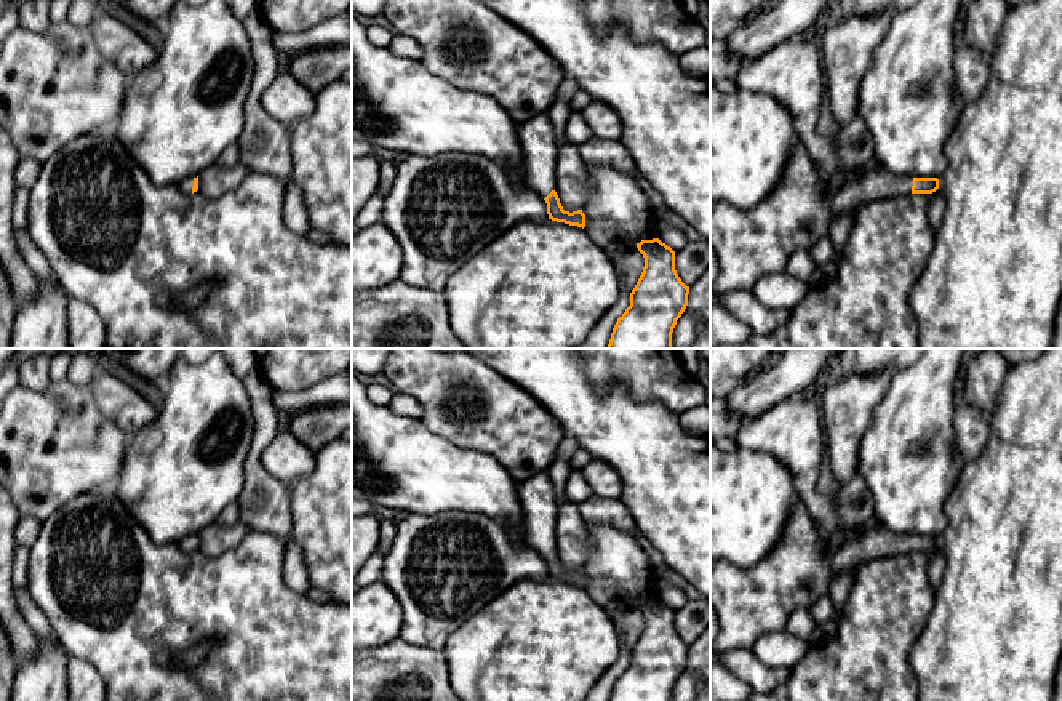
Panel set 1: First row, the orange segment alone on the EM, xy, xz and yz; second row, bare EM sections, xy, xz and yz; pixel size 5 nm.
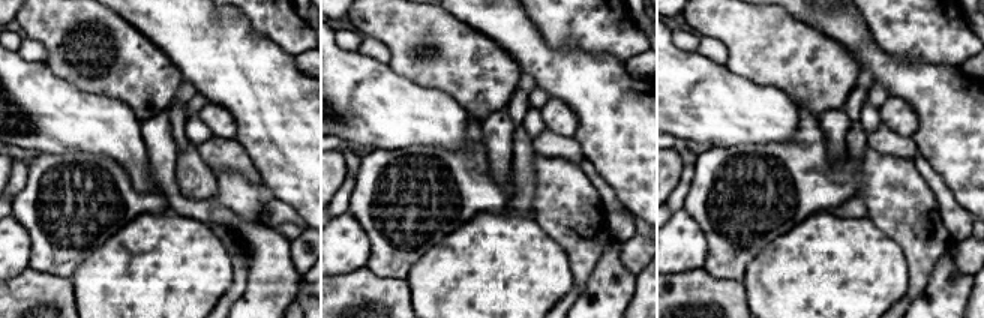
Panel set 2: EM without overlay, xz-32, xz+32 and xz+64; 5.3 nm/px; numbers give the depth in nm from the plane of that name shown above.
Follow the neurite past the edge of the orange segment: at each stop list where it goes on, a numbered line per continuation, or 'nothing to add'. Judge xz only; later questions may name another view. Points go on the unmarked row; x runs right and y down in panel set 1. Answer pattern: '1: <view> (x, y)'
1: xz (536, 493)

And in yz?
1: yz (867, 546)

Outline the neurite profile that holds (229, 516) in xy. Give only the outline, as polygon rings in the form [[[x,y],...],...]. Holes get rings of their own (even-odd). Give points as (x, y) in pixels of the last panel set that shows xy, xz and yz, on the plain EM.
[[[232,503],[222,509],[222,512],[216,519],[216,523],[230,527],[238,522],[238,517],[240,517],[238,506],[237,503]]]

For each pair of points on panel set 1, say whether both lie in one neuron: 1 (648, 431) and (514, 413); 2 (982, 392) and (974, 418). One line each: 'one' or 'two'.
1: two
2: two

